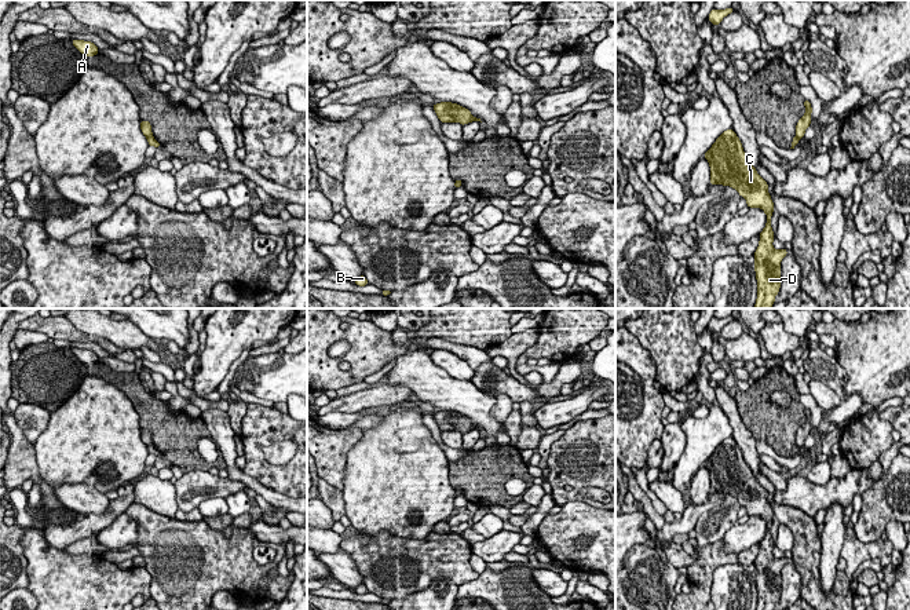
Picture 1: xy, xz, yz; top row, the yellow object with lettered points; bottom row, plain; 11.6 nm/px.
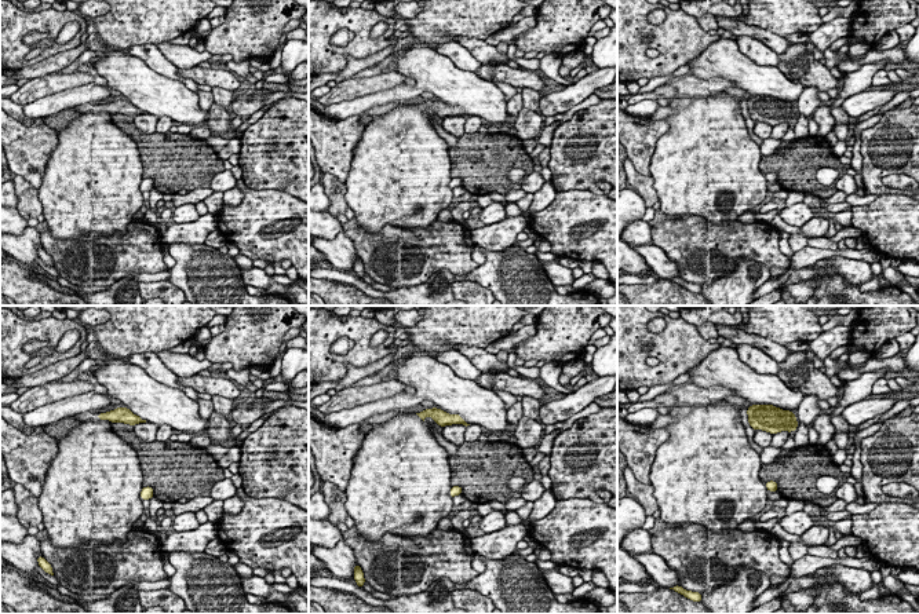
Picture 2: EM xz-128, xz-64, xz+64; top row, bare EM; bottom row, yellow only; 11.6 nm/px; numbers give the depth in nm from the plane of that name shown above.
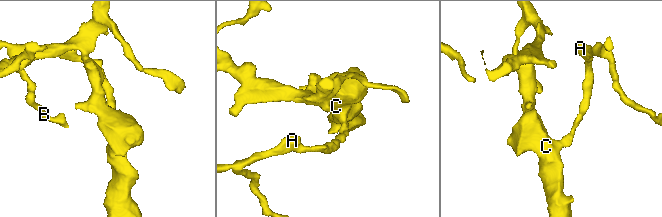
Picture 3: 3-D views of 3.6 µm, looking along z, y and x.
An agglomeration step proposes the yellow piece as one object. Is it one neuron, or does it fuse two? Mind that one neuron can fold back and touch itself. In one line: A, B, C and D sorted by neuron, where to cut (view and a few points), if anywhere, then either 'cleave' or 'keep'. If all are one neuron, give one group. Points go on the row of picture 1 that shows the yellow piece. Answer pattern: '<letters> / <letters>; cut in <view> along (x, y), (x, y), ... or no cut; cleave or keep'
A B / C D; cut in xz along (456, 181), (461, 183); cleave

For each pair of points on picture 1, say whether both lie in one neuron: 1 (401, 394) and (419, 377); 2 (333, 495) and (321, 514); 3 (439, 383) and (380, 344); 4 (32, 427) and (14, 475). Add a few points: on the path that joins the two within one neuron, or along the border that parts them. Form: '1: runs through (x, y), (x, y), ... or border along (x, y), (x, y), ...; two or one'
1: border along (386, 383), (406, 386), (413, 391); two
2: border along (321, 499), (331, 511), (333, 522); two
3: border along (401, 354), (397, 358); two
4: border along (14, 416), (22, 434), (33, 445); two

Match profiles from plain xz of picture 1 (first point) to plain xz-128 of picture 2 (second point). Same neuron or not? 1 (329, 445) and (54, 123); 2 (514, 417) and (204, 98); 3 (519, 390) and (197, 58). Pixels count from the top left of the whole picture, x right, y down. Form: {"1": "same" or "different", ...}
{"1": "different", "2": "same", "3": "different"}

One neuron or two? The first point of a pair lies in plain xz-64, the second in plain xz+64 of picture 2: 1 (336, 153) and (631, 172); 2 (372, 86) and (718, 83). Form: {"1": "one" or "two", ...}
{"1": "two", "2": "one"}

